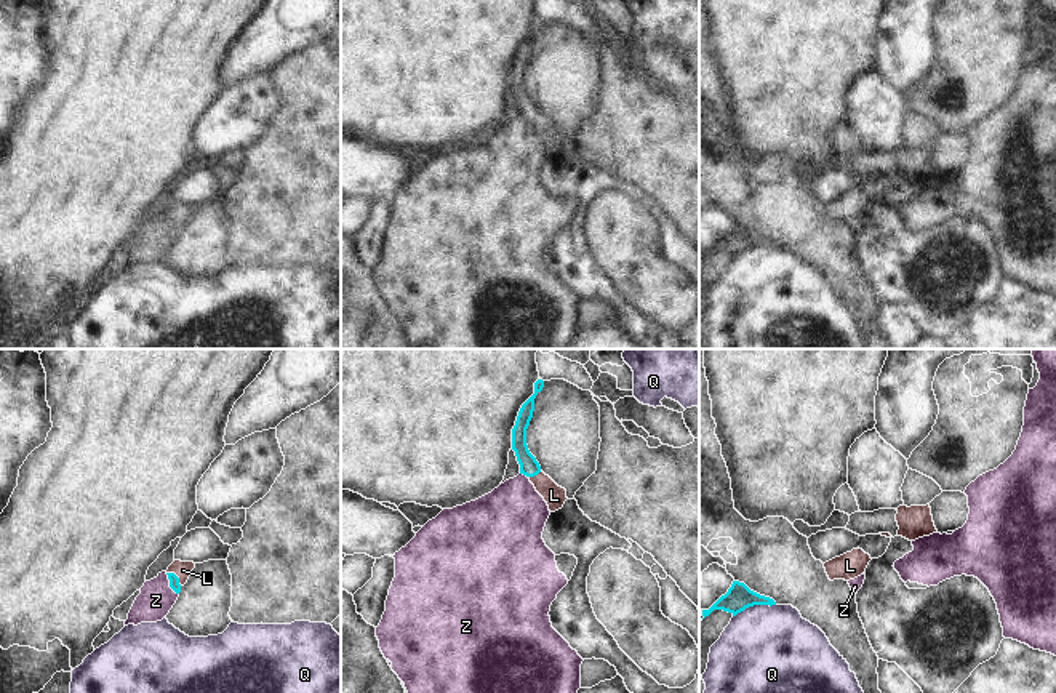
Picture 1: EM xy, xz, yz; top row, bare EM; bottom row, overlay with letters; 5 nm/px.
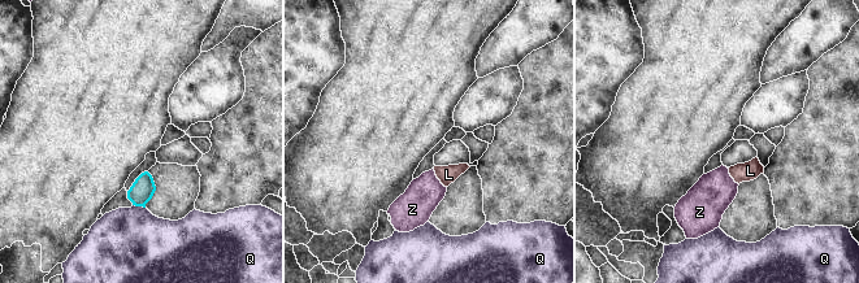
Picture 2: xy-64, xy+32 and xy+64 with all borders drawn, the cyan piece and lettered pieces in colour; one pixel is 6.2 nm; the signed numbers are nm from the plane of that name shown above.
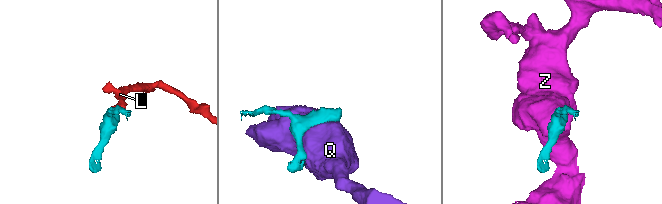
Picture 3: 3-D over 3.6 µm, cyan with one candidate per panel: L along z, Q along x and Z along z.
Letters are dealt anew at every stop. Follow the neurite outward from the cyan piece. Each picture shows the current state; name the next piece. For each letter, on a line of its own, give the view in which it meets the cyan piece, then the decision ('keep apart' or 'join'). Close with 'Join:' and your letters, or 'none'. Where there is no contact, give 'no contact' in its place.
L: contact in xy; join
Q: contact in yz; keep apart
Z: contact in xy; keep apart
Join: L

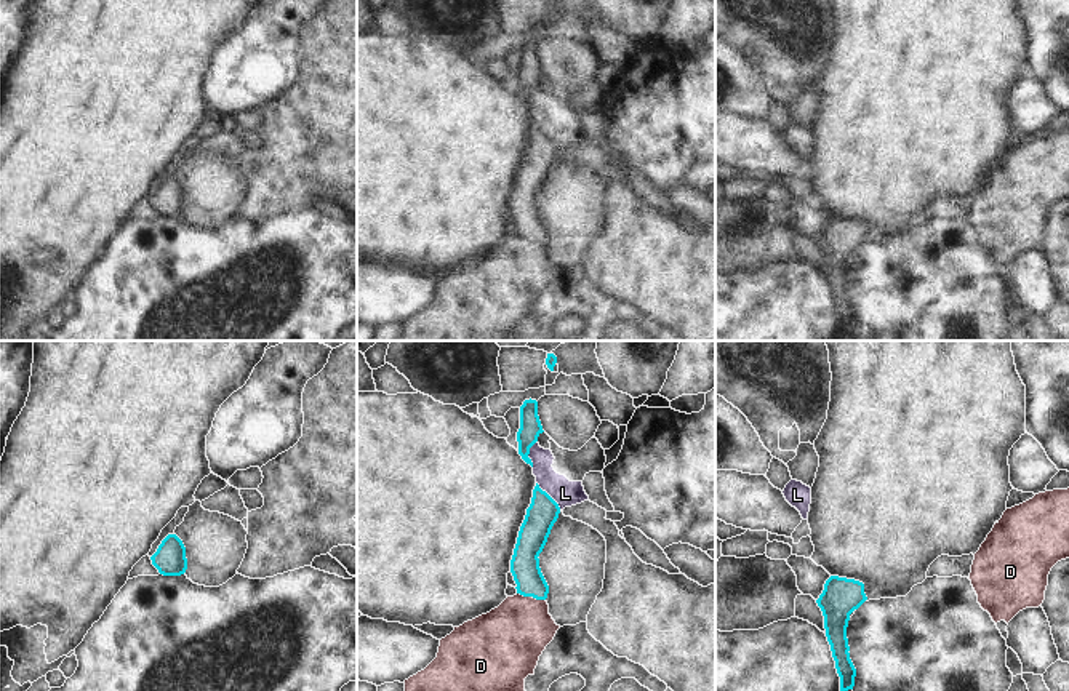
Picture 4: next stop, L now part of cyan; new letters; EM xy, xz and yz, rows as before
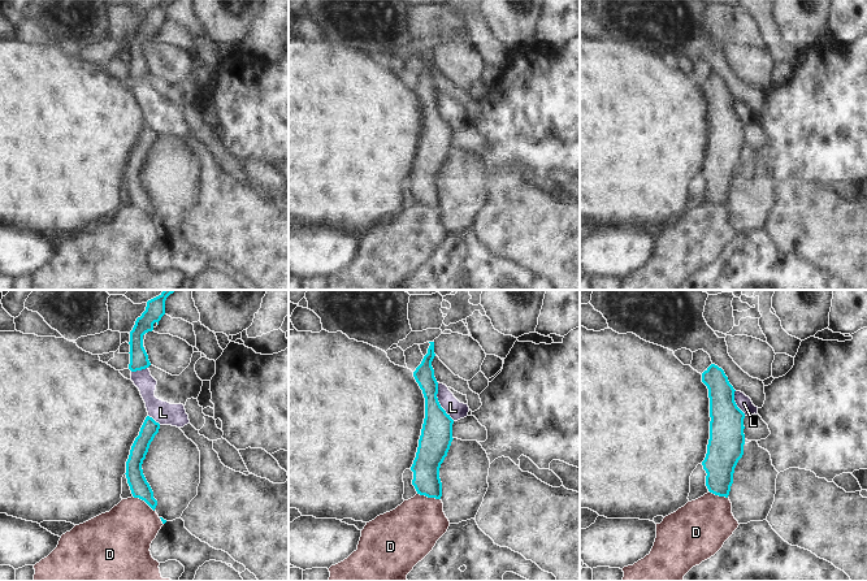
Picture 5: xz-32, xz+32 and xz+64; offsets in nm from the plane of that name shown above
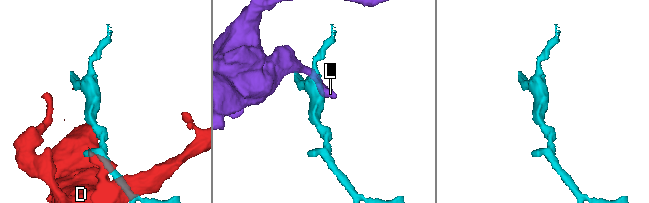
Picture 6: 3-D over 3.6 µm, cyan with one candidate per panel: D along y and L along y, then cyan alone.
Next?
D: contact in xz; keep apart
L: contact in xz; keep apart
Join: none

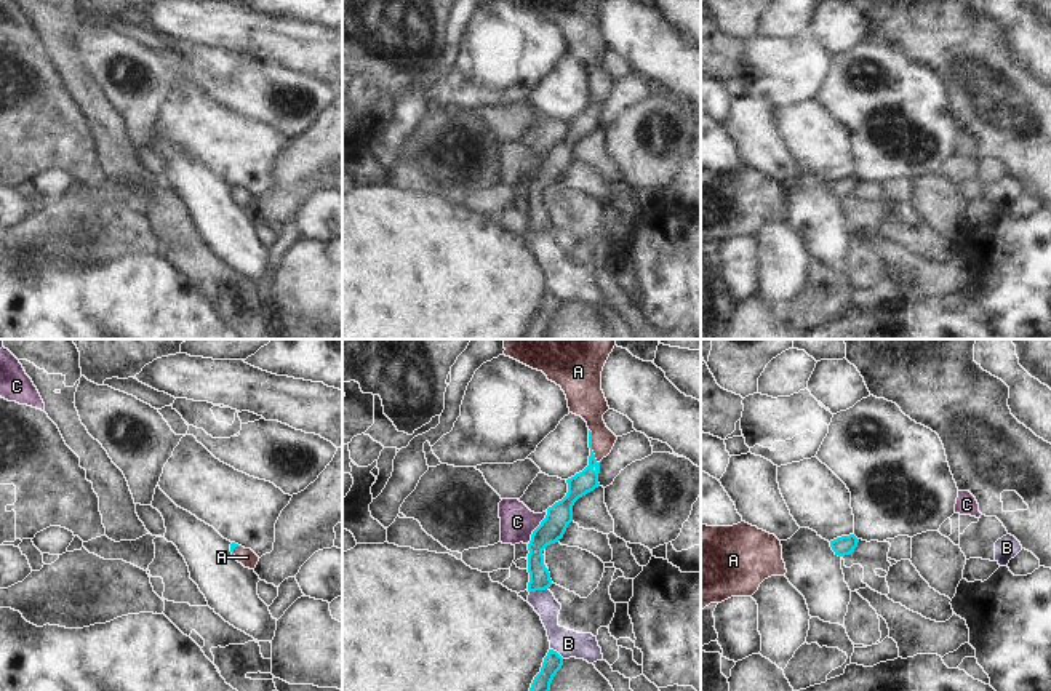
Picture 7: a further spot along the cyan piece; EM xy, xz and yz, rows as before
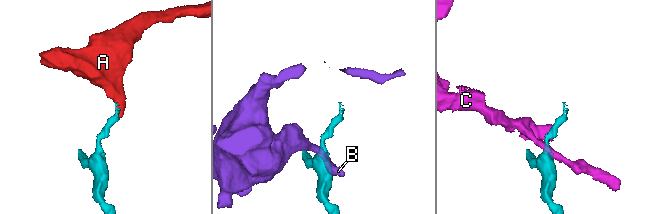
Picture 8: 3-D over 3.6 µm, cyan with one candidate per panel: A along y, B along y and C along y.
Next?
A: contact in xz; join
B: contact in xz; keep apart
C: contact in xz; keep apart
Join: A

